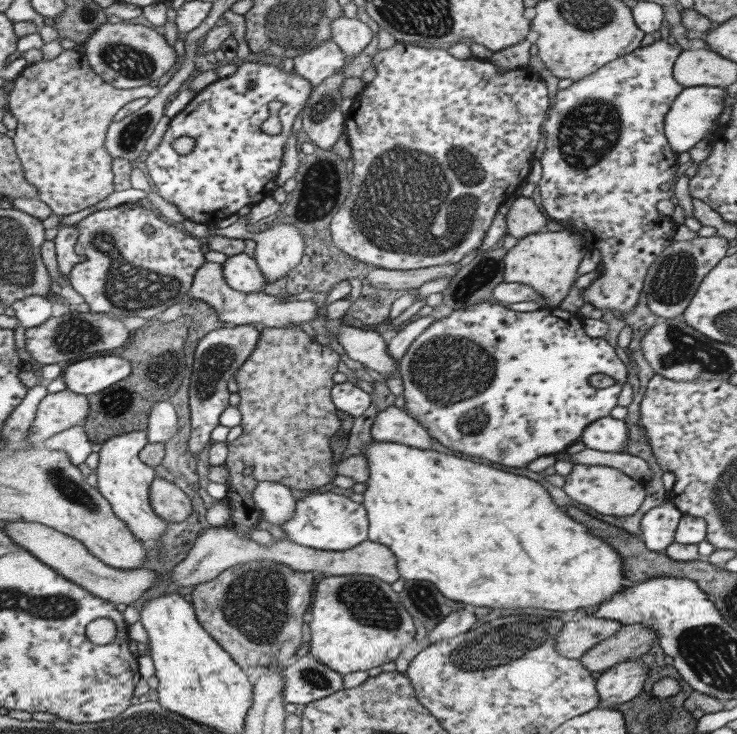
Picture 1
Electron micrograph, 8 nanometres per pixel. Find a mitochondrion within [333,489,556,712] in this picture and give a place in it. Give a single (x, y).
(484, 651)

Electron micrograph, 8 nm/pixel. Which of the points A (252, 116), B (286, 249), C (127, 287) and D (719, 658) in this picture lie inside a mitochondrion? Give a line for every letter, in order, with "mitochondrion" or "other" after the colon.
A: other
B: other
C: mitochondrion
D: mitochondrion

